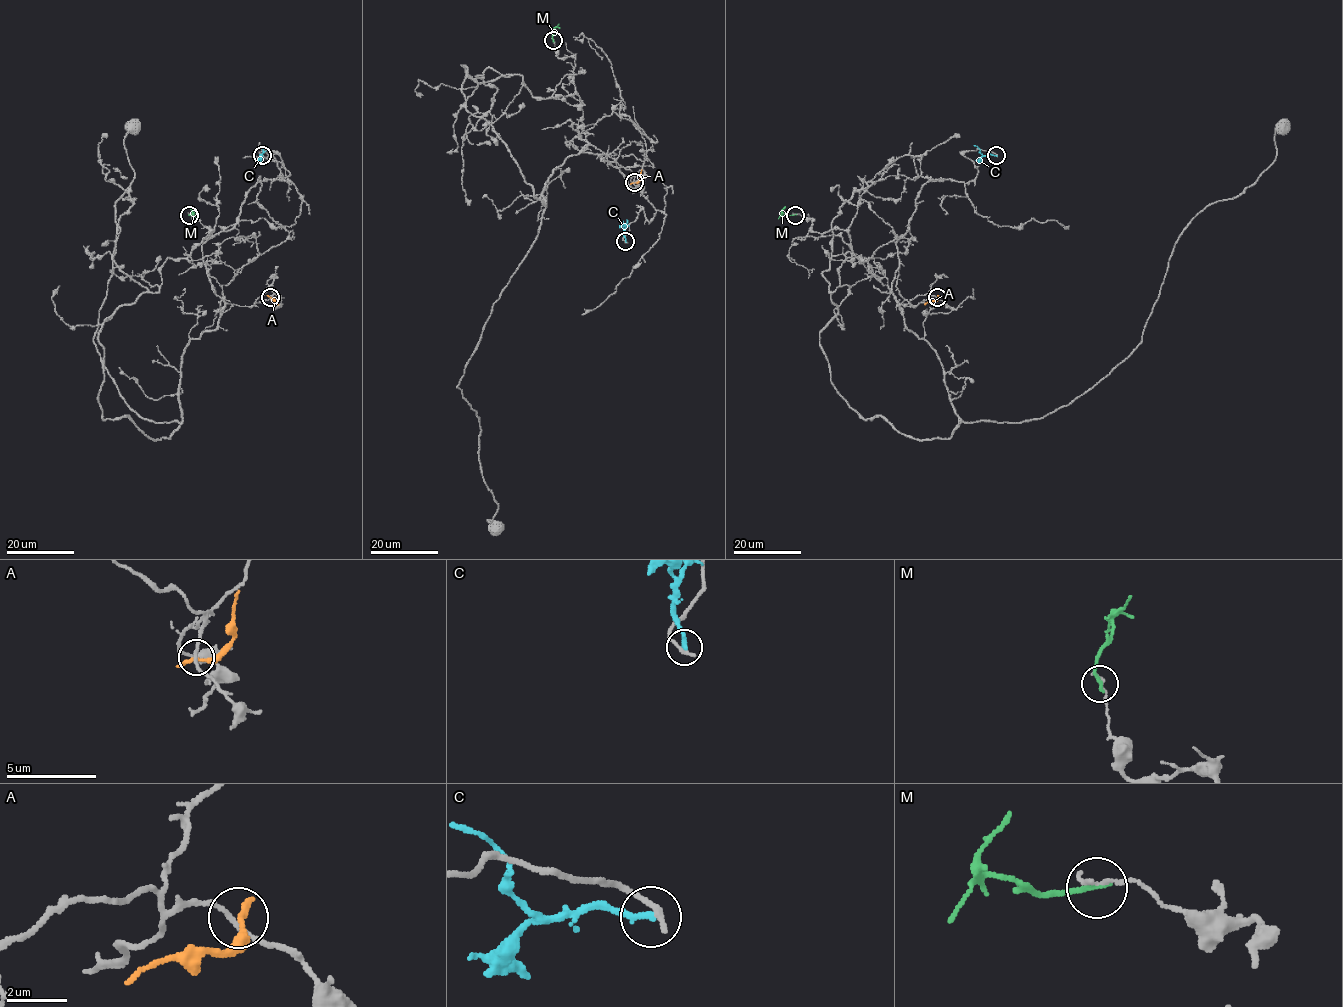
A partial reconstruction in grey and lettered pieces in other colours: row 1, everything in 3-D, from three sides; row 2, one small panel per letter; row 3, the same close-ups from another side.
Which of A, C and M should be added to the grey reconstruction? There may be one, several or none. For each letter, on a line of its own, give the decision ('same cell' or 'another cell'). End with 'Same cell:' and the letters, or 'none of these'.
A: another cell
C: another cell
M: another cell
Same cell: none of these

